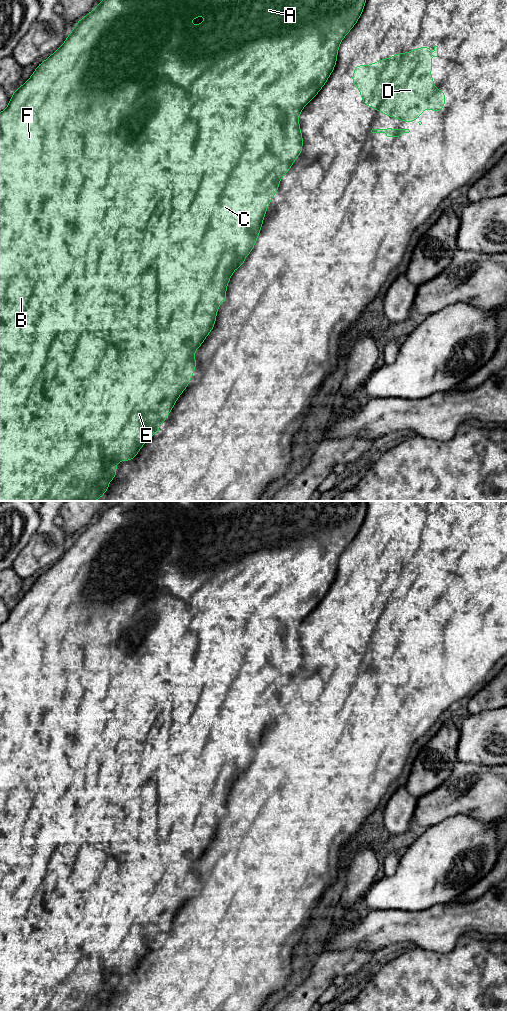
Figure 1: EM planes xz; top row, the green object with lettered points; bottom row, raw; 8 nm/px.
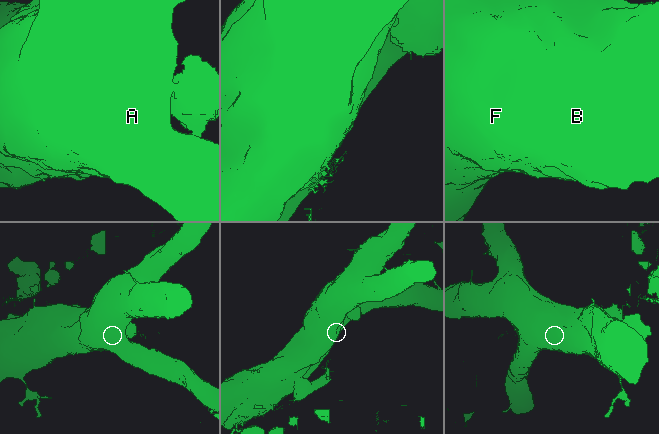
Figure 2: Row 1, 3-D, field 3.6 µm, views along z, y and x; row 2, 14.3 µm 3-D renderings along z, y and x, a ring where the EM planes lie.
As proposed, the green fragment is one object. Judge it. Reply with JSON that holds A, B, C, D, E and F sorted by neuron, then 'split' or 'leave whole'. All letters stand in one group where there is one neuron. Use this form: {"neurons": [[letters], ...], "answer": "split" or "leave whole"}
{"neurons": [["A", "B", "C", "E", "F"], ["D"]], "answer": "split"}

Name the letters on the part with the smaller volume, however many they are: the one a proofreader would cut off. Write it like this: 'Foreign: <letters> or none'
Foreign: D

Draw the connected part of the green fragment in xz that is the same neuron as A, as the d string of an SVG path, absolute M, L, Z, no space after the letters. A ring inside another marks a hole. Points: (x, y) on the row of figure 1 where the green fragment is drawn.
M102 0L102 1L101 1L101 2L100 2L100 3L99 3L99 4L98 4L98 5L97 5L97 6L96 6L96 7L95 7L95 8L94 8L94 9L93 9L93 10L92 10L92 11L90 11L90 12L89 12L89 13L88 13L88 14L87 14L87 15L86 15L86 16L84 16L84 17L83 17L83 18L81 18L81 19L80 19L80 20L79 20L79 21L78 21L78 22L77 22L77 23L76 23L76 25L75 25L75 26L74 26L74 28L73 28L73 30L72 30L72 31L71 31L71 33L70 33L70 34L68 34L68 36L67 36L67 38L66 38L66 40L65 40L65 41L64 41L64 43L63 43L63 44L62 44L62 45L61 45L61 46L60 46L60 47L59 47L59 48L58 48L58 49L57 49L57 50L55 50L55 51L54 51L54 52L53 52L53 54L52 54L52 55L50 55L50 56L49 56L49 57L48 57L48 58L47 58L47 59L46 59L46 60L44 60L44 61L42 61L42 62L41 62L41 63L40 63L40 64L39 64L39 65L38 65L38 66L37 66L37 68L36 68L36 69L35 69L35 70L34 70L34 72L33 72L33 73L32 73L32 75L31 75L31 77L30 77L30 78L29 78L29 79L28 79L28 80L27 80L27 81L26 81L26 82L25 82L25 83L24 83L24 84L23 84L23 85L22 85L22 86L19 86L19 87L18 87L18 88L17 88L17 90L16 90L16 91L15 91L15 92L14 92L14 93L13 93L13 94L12 94L12 95L11 95L11 98L10 98L10 101L9 101L9 103L8 103L8 105L7 105L7 107L6 107L6 109L5 109L5 110L3 110L3 111L2 111L2 112L0 112L0 501L94 501L94 500L95 500L95 499L100 499L100 498L102 498L102 497L103 497L103 496L104 496L104 493L105 493L105 492L106 492L106 491L107 491L107 490L108 490L108 489L109 489L109 482L110 482L110 481L111 481L111 480L112 480L112 479L114 479L114 478L116 478L116 477L117 477L117 473L116 473L116 469L117 469L117 466L116 466L116 464L117 464L117 462L118 462L118 461L131 461L131 460L132 460L132 459L134 459L134 458L135 458L135 457L136 457L136 455L137 455L137 454L138 454L138 452L139 452L139 451L140 451L140 450L141 450L141 448L142 448L142 446L143 446L143 445L144 445L144 444L145 444L145 443L146 443L146 442L148 442L148 441L149 441L149 440L150 440L150 439L151 439L151 435L152 435L152 434L158 434L158 433L159 433L159 432L161 432L161 430L162 430L162 429L161 429L161 428L160 428L160 427L158 427L158 426L157 426L157 425L158 425L158 424L160 424L160 423L162 423L162 422L165 422L165 421L167 421L167 420L168 420L168 418L167 418L167 414L168 414L168 413L170 413L170 412L172 412L172 409L173 409L173 407L174 407L174 404L175 404L175 403L176 403L176 402L177 402L177 400L178 400L178 398L179 398L179 397L180 397L180 396L181 396L181 394L182 394L182 393L183 393L183 391L184 391L184 390L185 390L185 389L186 389L186 388L187 388L187 387L188 387L188 385L189 385L189 383L188 383L188 382L185 382L185 381L177 381L177 380L176 380L176 379L177 379L177 378L178 378L178 377L179 377L179 376L180 376L180 375L181 375L181 372L182 372L182 371L183 371L183 370L184 370L184 369L185 369L185 368L186 368L186 367L188 367L188 366L190 366L190 365L191 365L191 364L192 364L192 363L194 363L194 362L196 362L196 359L195 359L195 357L194 357L194 353L195 353L195 352L196 352L196 350L197 350L197 349L198 349L198 348L199 348L199 347L200 347L200 346L201 346L201 345L202 345L202 344L203 344L203 342L204 342L204 340L205 340L205 339L206 339L206 337L207 337L207 336L208 336L208 335L209 335L209 333L210 333L210 332L211 332L211 331L212 331L212 329L213 329L213 328L214 328L214 325L215 325L215 322L216 322L216 316L217 316L217 312L218 312L218 308L219 308L219 305L220 305L220 301L221 301L221 299L222 299L222 297L223 297L223 296L224 296L224 294L225 294L225 292L226 292L226 289L227 289L227 285L228 285L228 283L229 283L229 281L230 281L230 278L231 278L231 277L232 277L232 274L233 274L233 272L234 272L234 271L235 271L235 270L236 270L236 269L237 269L237 267L238 267L238 266L239 266L239 265L240 265L240 264L241 264L241 263L243 263L243 262L244 262L244 260L245 260L245 258L246 258L246 257L247 257L247 256L248 256L248 255L249 255L249 253L248 253L248 249L247 249L247 246L248 246L248 244L247 244L247 243L246 243L246 242L247 242L247 241L249 241L249 240L250 240L250 238L251 238L251 237L254 237L254 230L253 230L253 228L252 228L252 227L250 227L250 226L249 226L249 224L248 224L248 222L247 222L247 220L246 220L246 218L247 218L247 216L248 216L248 215L247 215L247 211L246 211L246 210L245 210L245 209L246 209L246 208L247 208L247 207L248 207L248 206L249 206L249 205L250 205L250 204L252 204L252 203L256 203L256 204L257 204L257 205L258 205L258 215L257 215L257 217L258 217L258 230L259 230L259 232L260 232L260 231L261 231L261 228L262 228L262 224L263 224L263 221L264 221L264 217L265 217L265 214L266 214L266 210L267 210L267 208L268 208L268 206L269 206L269 204L270 204L270 202L271 202L271 200L272 200L272 198L273 198L273 196L274 196L274 195L275 195L275 194L276 194L276 193L277 193L277 191L278 191L278 188L279 188L279 184L280 184L280 180L281 180L281 178L282 178L282 177L283 177L283 176L284 176L284 175L285 175L285 174L286 174L286 173L288 173L288 172L289 172L289 171L290 171L290 168L291 168L291 166L292 166L292 165L293 165L293 163L294 163L294 161L295 161L295 160L296 160L296 159L297 159L297 158L298 158L298 157L299 157L299 156L300 156L300 155L301 155L301 152L302 152L302 148L303 148L303 136L302 136L302 133L301 133L301 129L300 129L300 124L299 124L299 120L298 120L298 118L299 118L299 115L300 115L300 113L301 113L301 112L302 112L302 110L303 110L303 109L304 109L304 107L305 107L305 106L306 106L306 105L307 105L307 104L308 104L308 103L309 103L309 102L311 102L311 101L312 101L312 100L313 100L313 99L314 99L314 98L315 98L315 96L316 96L316 95L317 95L317 94L318 94L318 93L319 93L319 91L320 91L320 90L321 90L321 89L322 89L322 88L323 88L323 86L324 86L324 85L325 85L325 83L326 83L326 82L327 82L327 80L328 80L328 79L329 79L329 77L330 77L330 75L331 75L331 74L332 74L332 72L333 72L333 70L334 70L334 68L335 68L335 66L336 66L336 62L337 62L337 55L338 55L338 51L339 51L339 46L340 46L340 43L341 43L341 42L342 42L342 40L343 40L343 39L344 39L344 38L345 38L345 36L346 36L346 35L347 35L347 34L348 34L348 33L349 33L349 32L350 32L350 31L351 31L351 29L352 29L352 28L353 28L353 27L354 27L354 26L355 26L355 25L356 25L356 23L357 23L357 21L358 21L358 20L359 20L359 18L360 18L360 16L361 16L361 14L362 14L362 12L363 12L363 10L364 10L364 7L365 7L365 4L366 4L366 0ZM203 13L205 13L205 14L206 14L206 20L205 20L205 21L203 21L203 22L202 22L202 24L201 24L201 25L187 25L187 24L186 24L186 22L187 22L187 21L192 21L192 20L193 20L193 19L194 19L194 18L195 18L195 17L200 17L200 16L201 16L201 15L202 15L202 14L203 14Z

